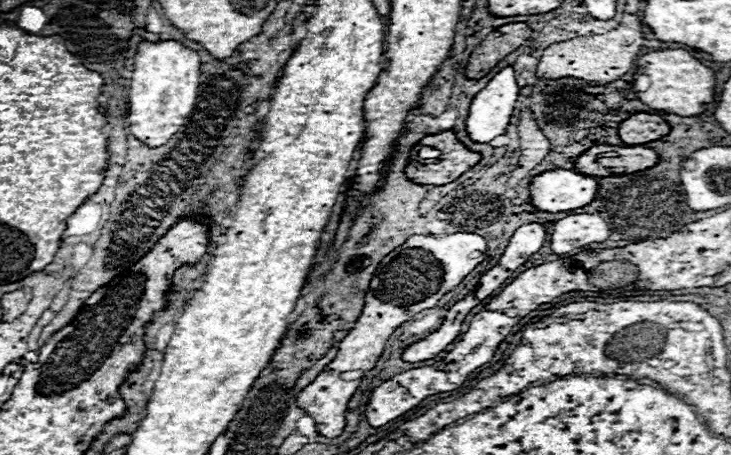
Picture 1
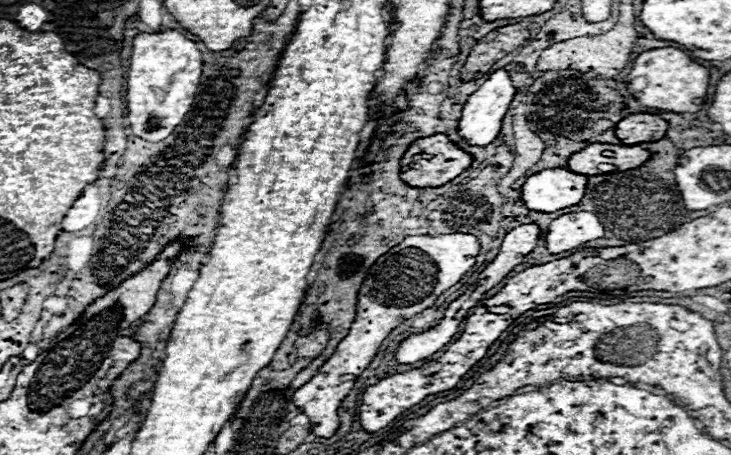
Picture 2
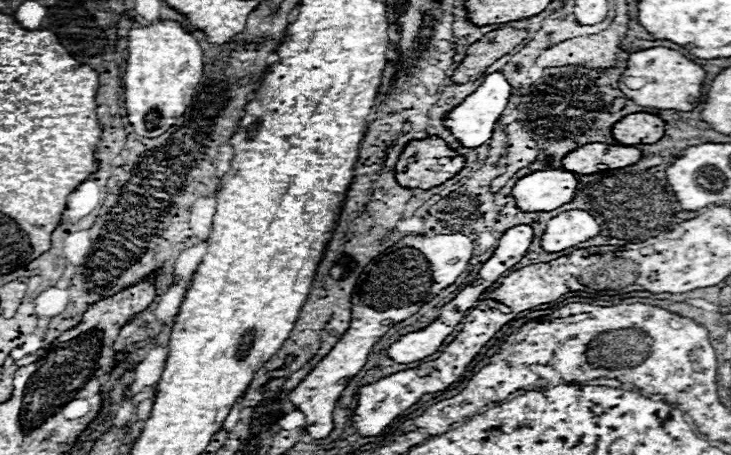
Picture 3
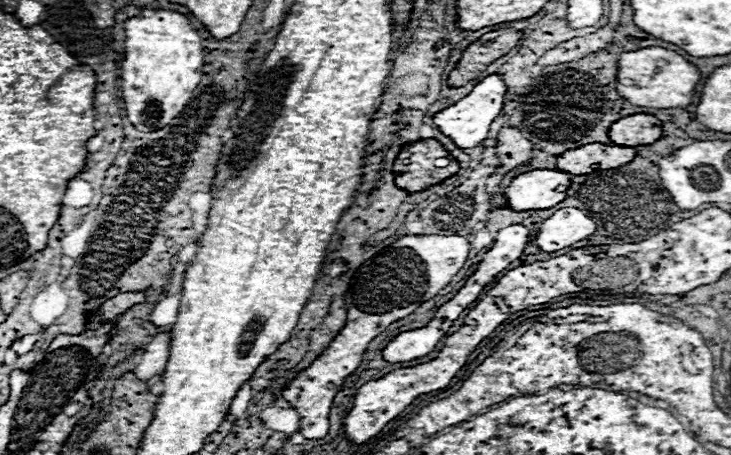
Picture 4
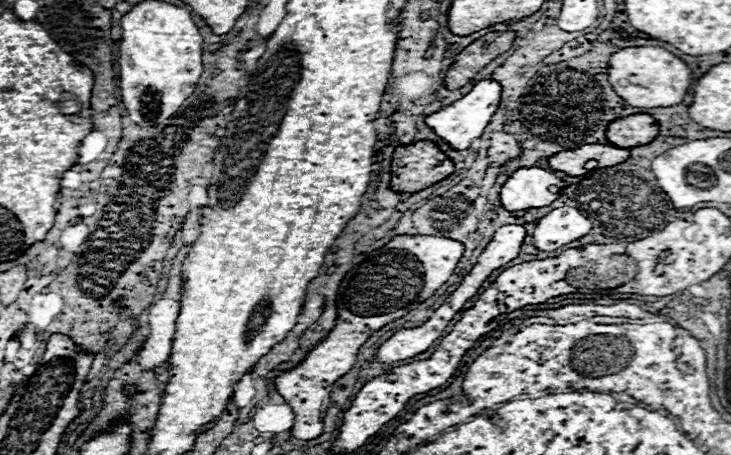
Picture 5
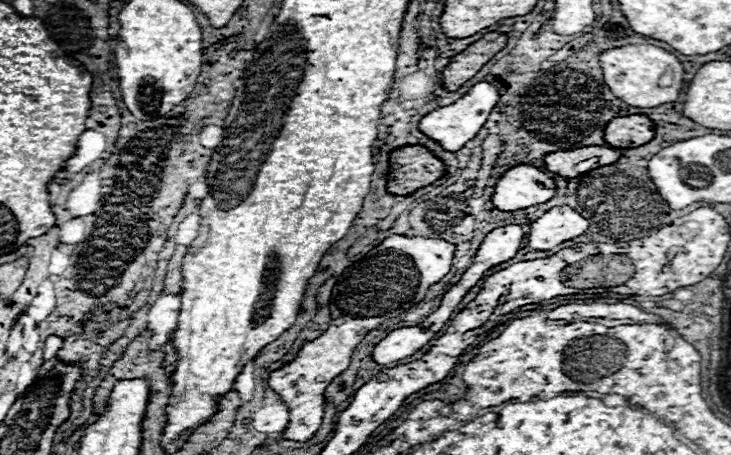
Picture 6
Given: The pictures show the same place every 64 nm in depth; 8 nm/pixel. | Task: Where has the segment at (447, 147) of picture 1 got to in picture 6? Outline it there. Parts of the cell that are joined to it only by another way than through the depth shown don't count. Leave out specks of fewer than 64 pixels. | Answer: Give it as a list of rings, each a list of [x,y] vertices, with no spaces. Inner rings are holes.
[[[402,146],[390,152],[390,172],[386,190],[390,194],[408,196],[418,188],[432,184],[442,178],[446,166],[432,156],[432,152],[424,146]]]

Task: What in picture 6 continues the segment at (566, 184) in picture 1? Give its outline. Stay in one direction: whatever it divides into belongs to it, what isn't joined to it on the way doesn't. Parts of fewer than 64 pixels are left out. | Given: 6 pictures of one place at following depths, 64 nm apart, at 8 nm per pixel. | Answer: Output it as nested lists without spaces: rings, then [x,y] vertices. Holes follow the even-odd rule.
[[[518,164],[506,170],[506,174],[496,180],[492,204],[498,210],[514,212],[546,202],[552,196],[554,196],[552,174],[542,172],[528,164]]]

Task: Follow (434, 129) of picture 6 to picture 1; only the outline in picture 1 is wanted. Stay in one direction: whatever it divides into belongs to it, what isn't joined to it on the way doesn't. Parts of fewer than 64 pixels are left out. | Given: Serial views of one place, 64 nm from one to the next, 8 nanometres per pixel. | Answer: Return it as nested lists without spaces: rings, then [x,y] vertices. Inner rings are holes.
[[[502,68],[470,102],[466,132],[474,142],[486,144],[506,132],[514,102],[518,100],[514,70]]]

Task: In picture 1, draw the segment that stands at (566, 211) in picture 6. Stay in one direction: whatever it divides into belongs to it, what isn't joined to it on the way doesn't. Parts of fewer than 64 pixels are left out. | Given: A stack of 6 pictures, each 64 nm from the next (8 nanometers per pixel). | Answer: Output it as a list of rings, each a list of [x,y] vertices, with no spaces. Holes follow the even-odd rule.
[[[570,214],[558,220],[550,232],[550,250],[554,254],[568,254],[592,242],[604,242],[610,228],[596,214]]]

